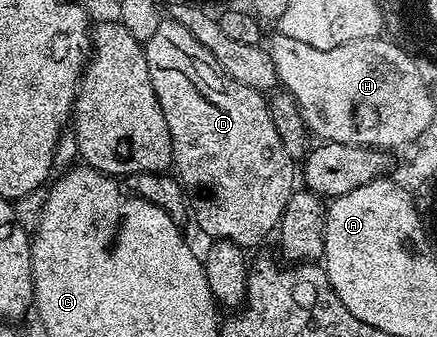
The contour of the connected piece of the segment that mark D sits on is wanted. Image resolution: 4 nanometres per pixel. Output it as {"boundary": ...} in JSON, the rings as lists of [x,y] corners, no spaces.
{"boundary":[[[174,19],[160,20],[157,31],[145,43],[145,52],[149,79],[169,127],[173,169],[185,190],[193,221],[195,217],[200,231],[208,233],[208,238],[232,241],[244,247],[261,244],[278,230],[286,204],[297,189],[297,165],[289,151],[285,151],[277,127],[273,127],[268,98],[258,89],[237,83],[193,39],[193,31],[181,27]]]}

